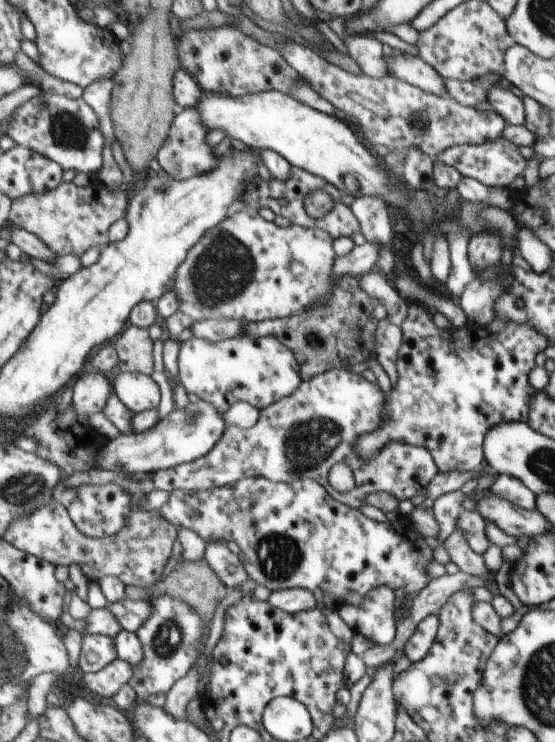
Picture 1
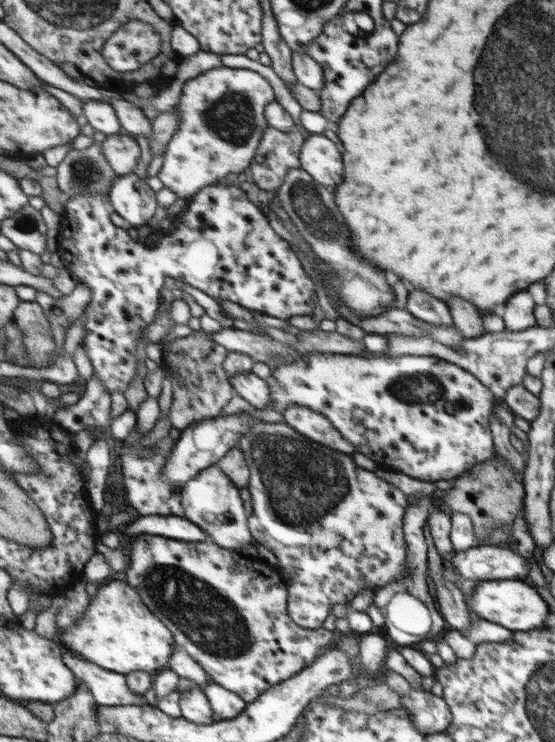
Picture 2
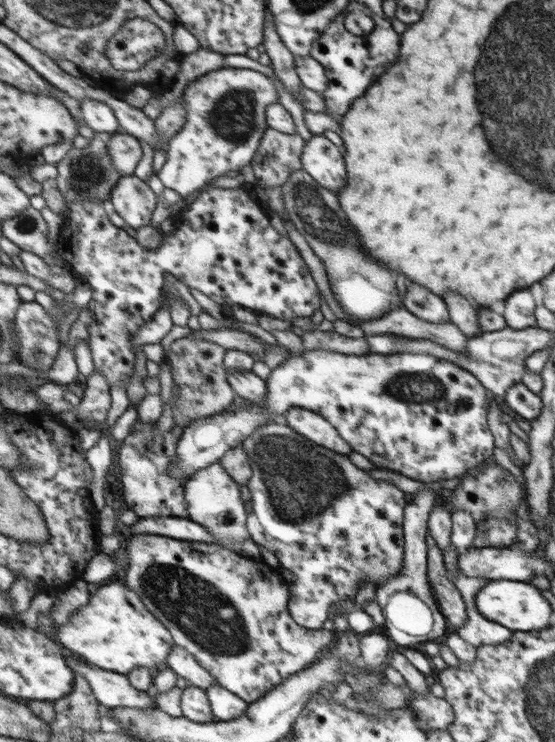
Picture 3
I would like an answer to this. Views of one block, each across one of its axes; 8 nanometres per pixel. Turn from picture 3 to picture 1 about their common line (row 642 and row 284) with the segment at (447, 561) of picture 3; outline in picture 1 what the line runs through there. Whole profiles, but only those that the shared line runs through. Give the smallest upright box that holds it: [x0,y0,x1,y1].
[459,270,503,327]

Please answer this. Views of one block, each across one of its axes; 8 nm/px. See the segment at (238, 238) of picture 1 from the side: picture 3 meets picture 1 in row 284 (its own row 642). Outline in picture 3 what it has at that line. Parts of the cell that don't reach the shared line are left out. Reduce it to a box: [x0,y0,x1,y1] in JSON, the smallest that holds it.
[126,533,333,704]

